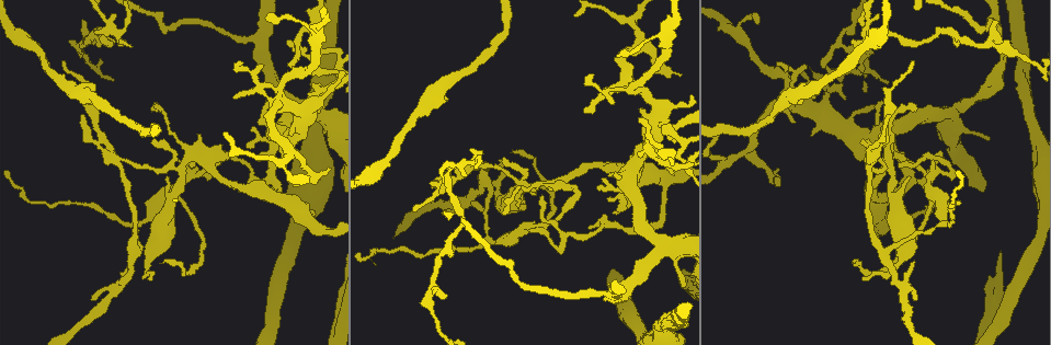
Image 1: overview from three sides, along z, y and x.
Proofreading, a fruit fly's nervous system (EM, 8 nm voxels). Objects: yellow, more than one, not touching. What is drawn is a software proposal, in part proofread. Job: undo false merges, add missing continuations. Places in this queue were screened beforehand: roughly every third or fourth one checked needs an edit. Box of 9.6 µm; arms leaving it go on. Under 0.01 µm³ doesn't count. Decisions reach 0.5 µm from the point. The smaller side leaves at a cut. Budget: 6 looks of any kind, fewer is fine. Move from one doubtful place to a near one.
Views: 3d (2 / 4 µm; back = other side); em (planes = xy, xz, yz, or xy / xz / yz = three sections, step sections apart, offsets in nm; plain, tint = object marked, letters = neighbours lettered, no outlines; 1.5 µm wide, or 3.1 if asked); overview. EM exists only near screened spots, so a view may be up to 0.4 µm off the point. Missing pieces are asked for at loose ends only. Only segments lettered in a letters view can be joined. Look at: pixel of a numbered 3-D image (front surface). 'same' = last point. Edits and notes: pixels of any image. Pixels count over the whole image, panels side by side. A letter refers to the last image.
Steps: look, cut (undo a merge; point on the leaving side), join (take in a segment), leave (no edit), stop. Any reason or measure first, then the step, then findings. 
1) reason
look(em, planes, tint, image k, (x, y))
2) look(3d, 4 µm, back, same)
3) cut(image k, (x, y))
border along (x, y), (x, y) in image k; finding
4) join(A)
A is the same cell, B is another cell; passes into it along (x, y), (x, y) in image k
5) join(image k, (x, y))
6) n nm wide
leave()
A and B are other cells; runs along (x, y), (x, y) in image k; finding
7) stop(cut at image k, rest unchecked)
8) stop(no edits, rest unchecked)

look(em, xy, step 8, tint, image 1, (531, 231))

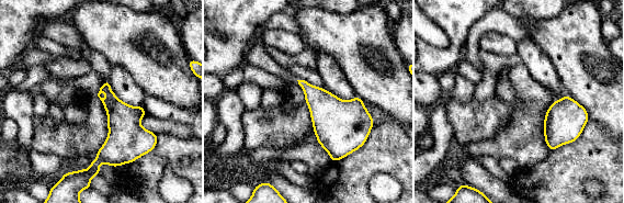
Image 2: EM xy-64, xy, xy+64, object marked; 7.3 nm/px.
look(em, planes, letters, same)

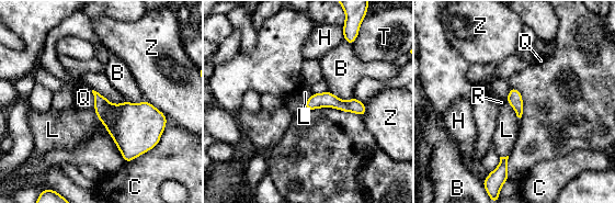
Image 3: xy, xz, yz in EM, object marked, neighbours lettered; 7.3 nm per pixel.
leave()
B, C, H, L, Q, R, T and Z are other cells; border along (91, 90), (93, 109) in image 3; no lettered segment goes on from it

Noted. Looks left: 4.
abrupt turn
look(3d, 4 µm, image 1, (979, 28))

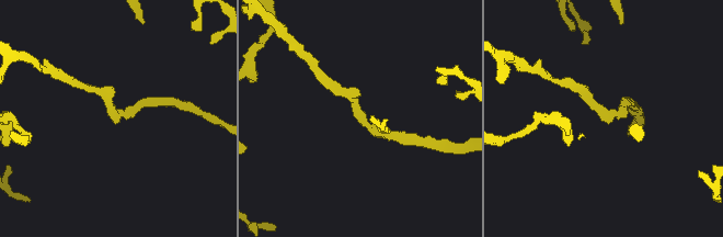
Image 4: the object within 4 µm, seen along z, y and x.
shape alone is not enough
look(em, xz, step 8, letters, image 4, (117, 115))

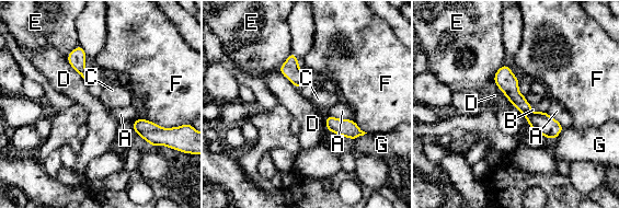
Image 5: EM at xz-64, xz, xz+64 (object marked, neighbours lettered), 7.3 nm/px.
cut it another way
look(em, yz, step 8, letters, same)

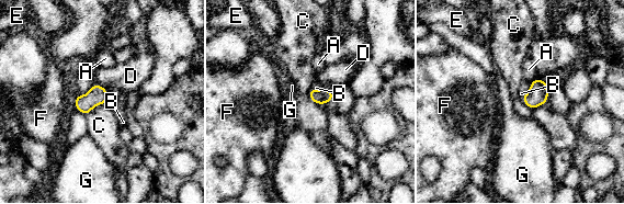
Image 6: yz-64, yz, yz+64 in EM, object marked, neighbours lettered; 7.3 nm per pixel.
leave()
A, B, C, D, E, F and G are other cells; border along (310, 88), (309, 98), (321, 105) in image 6; all the same cell

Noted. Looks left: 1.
stop(no edits, rest unchecked)

